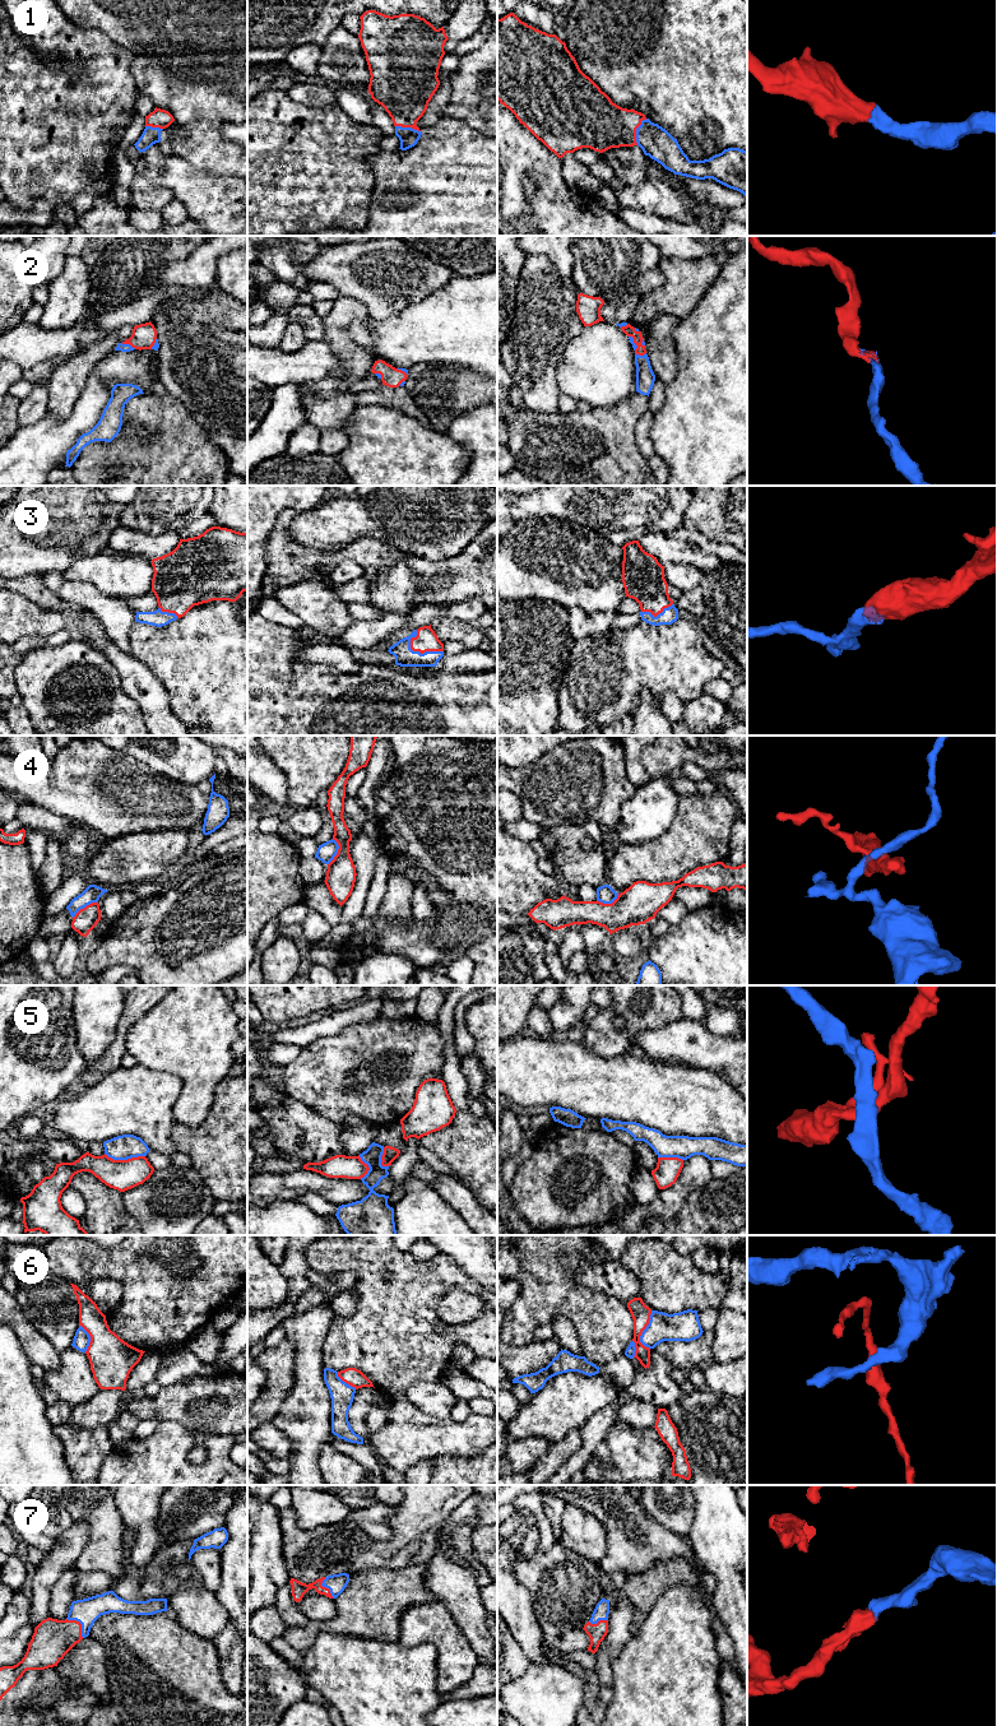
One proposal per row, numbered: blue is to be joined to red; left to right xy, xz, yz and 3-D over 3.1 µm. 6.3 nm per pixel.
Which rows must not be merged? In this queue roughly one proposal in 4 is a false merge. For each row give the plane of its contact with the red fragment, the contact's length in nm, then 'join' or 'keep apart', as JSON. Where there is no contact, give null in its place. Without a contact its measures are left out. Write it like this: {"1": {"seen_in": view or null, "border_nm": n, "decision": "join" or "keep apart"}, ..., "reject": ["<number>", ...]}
{"1": {"seen_in": "yz", "border_nm": 180, "decision": "join"}, "2": {"seen_in": "xy", "border_nm": 100, "decision": "join"}, "3": {"seen_in": "xz", "border_nm": 240, "decision": "join"}, "4": {"seen_in": "xz", "border_nm": 170, "decision": "keep apart"}, "5": {"seen_in": "xy", "border_nm": 260, "decision": "keep apart"}, "6": {"seen_in": "yz", "border_nm": 240, "decision": "keep apart"}, "7": {"seen_in": "xy", "border_nm": 170, "decision": "join"}, "reject": ["4", "5", "6"]}

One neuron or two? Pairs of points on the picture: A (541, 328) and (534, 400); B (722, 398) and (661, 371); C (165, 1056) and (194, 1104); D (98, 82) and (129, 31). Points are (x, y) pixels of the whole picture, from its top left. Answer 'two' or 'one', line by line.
A: one
B: two
C: one
D: two

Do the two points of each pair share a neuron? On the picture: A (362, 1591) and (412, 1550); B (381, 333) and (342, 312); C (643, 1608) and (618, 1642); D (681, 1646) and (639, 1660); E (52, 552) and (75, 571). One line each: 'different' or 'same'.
A: different
B: different
C: different
D: same
E: different

